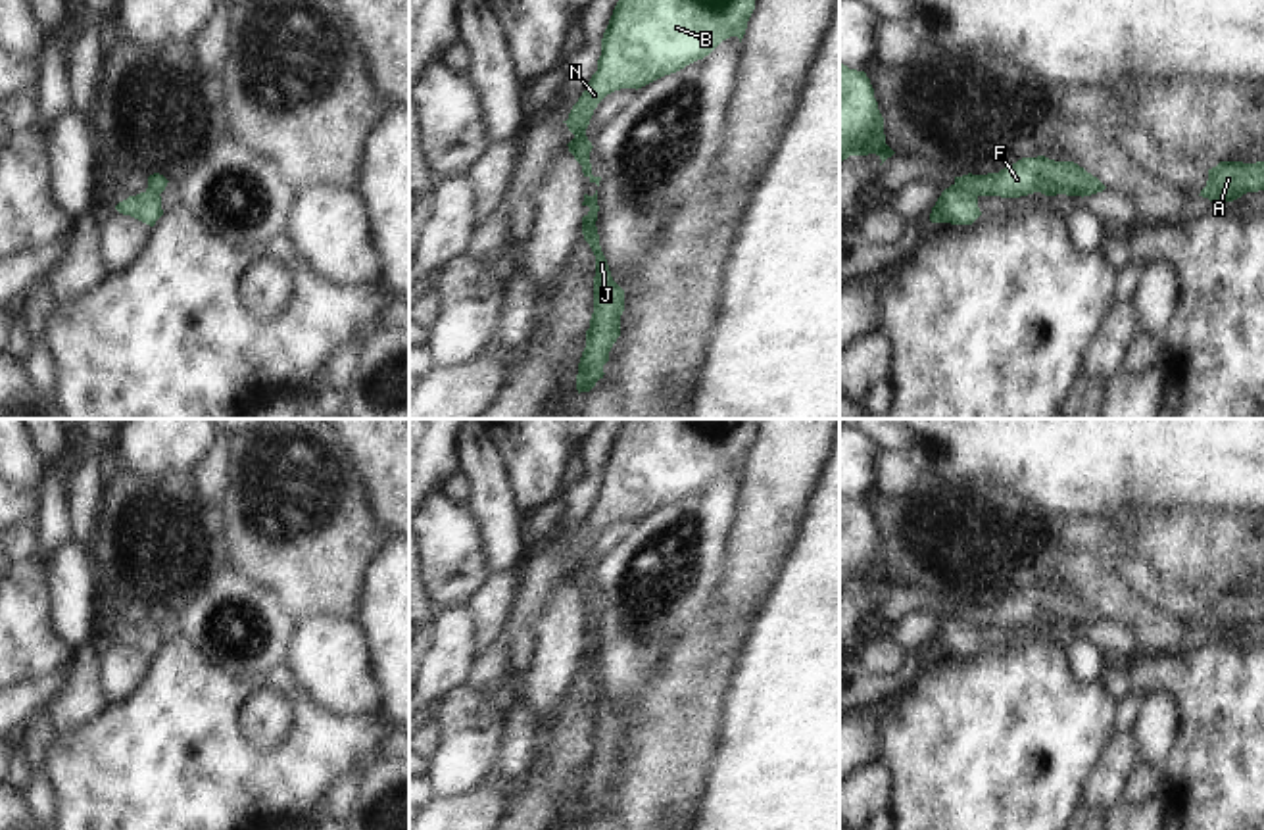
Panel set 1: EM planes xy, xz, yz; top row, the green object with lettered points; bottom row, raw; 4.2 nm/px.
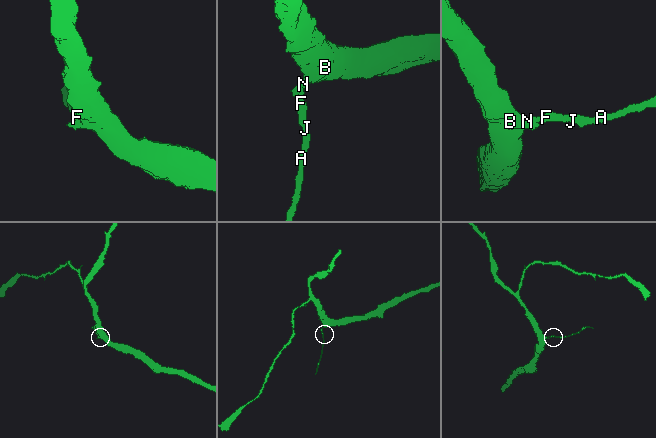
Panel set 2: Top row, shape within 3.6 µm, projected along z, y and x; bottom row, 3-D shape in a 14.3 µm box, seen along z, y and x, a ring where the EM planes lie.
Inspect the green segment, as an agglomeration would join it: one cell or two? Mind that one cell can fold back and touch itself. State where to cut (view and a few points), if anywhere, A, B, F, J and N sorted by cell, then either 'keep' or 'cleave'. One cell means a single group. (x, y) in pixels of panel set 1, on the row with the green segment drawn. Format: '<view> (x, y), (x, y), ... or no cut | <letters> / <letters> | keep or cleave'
yz (955, 183), (976, 196) | A F J / B N | cleave

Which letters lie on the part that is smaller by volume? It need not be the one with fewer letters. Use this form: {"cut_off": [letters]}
{"cut_off": ["A", "F", "J"]}

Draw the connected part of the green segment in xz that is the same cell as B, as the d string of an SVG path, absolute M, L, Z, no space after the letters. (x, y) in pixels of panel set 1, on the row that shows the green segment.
M619 0L601 38L597 71L563 121L572 134L592 119L597 104L620 88L642 88L709 56L722 40L745 35L755 0Z

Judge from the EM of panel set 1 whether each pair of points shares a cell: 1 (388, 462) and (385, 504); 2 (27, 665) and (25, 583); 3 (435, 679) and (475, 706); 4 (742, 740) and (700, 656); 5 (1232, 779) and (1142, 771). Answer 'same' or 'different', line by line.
1: same
2: same
3: different
4: different
5: different

